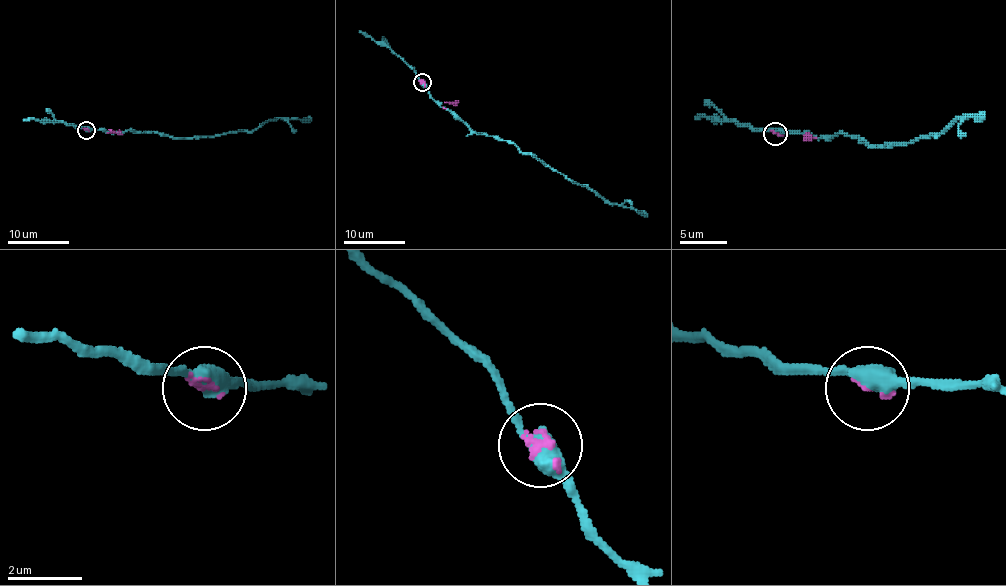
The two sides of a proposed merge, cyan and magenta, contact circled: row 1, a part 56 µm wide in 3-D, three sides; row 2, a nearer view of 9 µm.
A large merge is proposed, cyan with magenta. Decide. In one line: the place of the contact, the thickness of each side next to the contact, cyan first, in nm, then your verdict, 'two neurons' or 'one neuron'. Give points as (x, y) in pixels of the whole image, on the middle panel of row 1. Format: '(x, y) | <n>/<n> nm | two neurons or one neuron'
(422, 82) | 480/150 nm | one neuron

